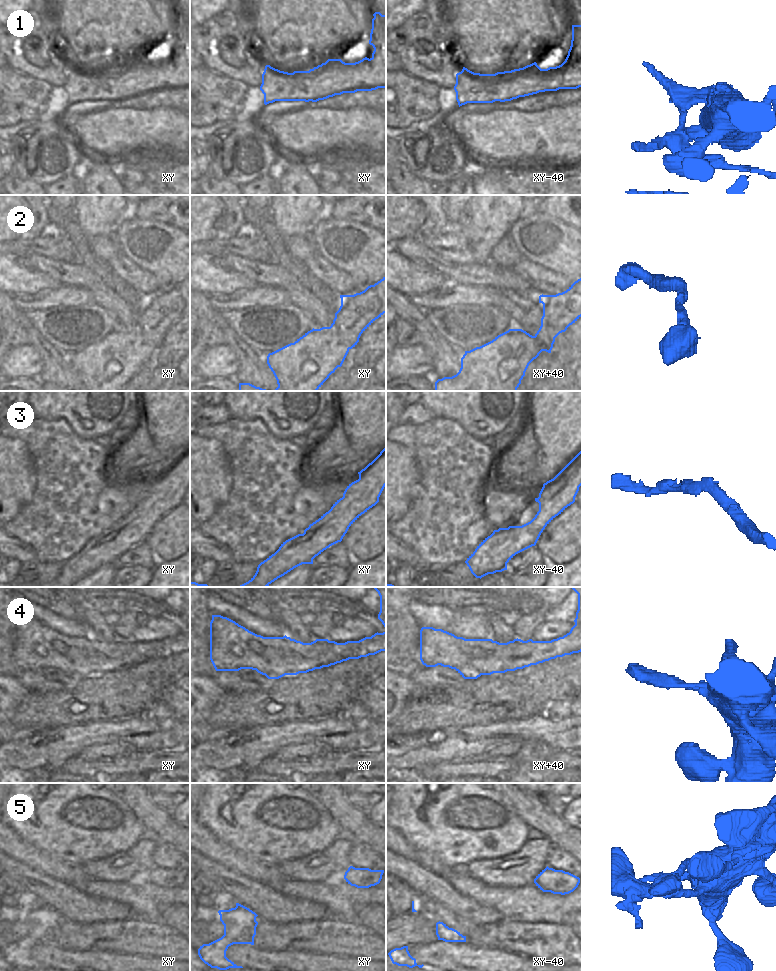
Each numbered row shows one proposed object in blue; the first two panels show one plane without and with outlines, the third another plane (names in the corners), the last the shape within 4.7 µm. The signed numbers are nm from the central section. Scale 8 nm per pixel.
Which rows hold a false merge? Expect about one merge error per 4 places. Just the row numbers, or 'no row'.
1

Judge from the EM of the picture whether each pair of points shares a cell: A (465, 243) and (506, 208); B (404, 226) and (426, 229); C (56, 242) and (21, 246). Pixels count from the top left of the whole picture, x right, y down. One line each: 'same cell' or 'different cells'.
A: same cell
B: different cells
C: same cell

